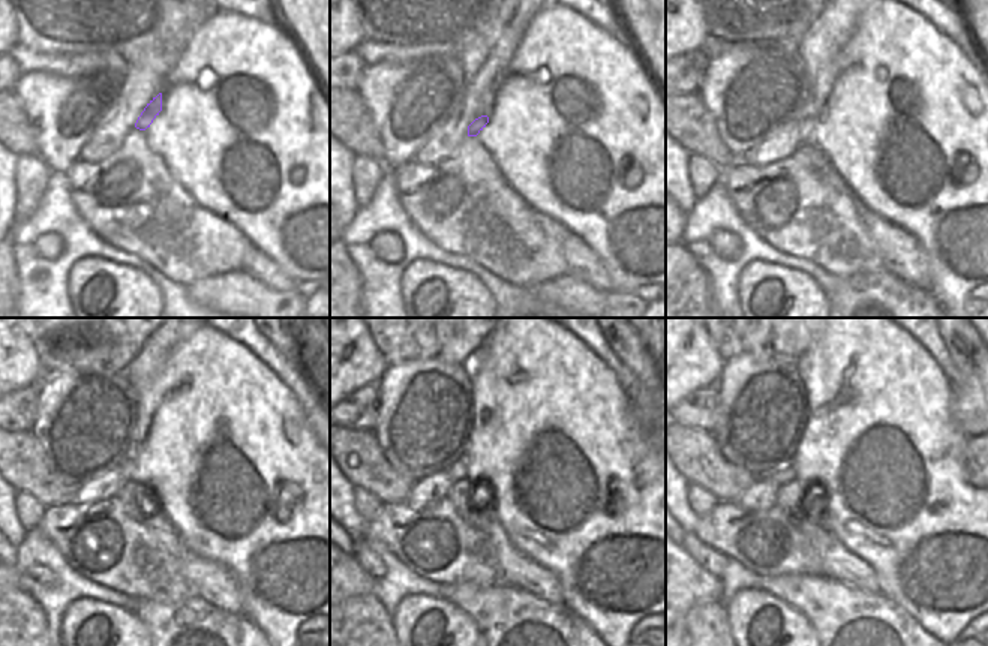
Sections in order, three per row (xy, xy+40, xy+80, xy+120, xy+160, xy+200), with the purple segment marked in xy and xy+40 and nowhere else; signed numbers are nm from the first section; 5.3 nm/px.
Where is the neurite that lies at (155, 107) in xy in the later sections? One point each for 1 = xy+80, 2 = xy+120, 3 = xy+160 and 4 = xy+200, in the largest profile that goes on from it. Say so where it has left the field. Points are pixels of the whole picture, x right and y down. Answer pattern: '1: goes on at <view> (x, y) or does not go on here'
1: goes on at xy+80 (807, 126)
2: goes on at xy+120 (126, 468)
3: goes on at xy+160 (458, 469)
4: goes on at xy+200 (786, 474)

